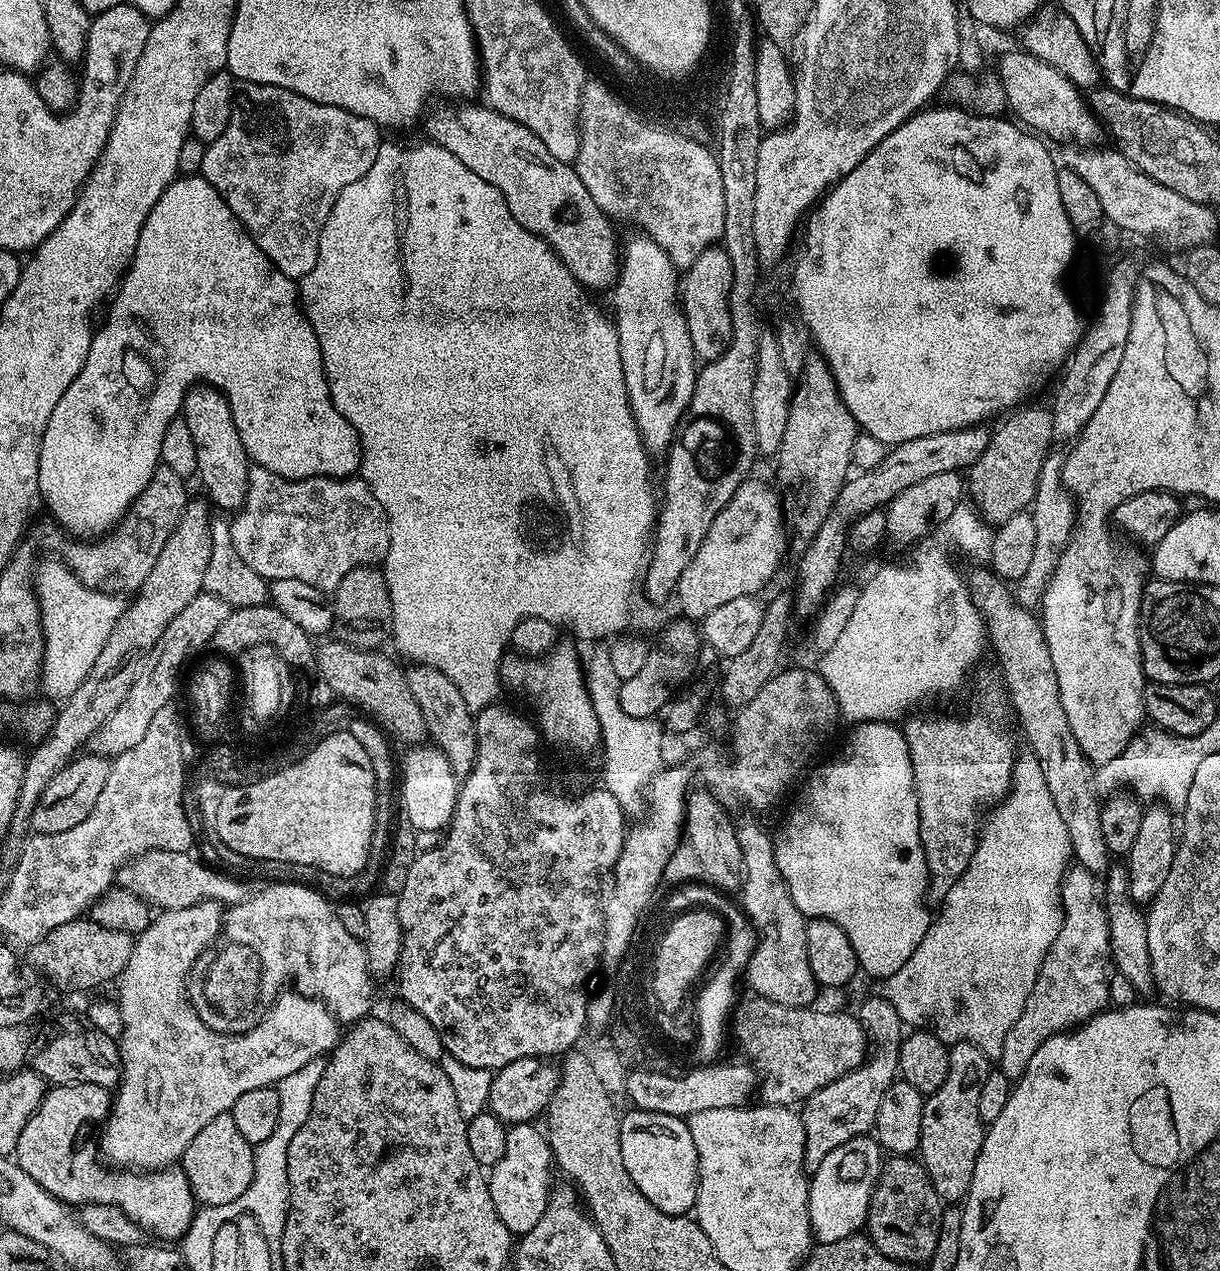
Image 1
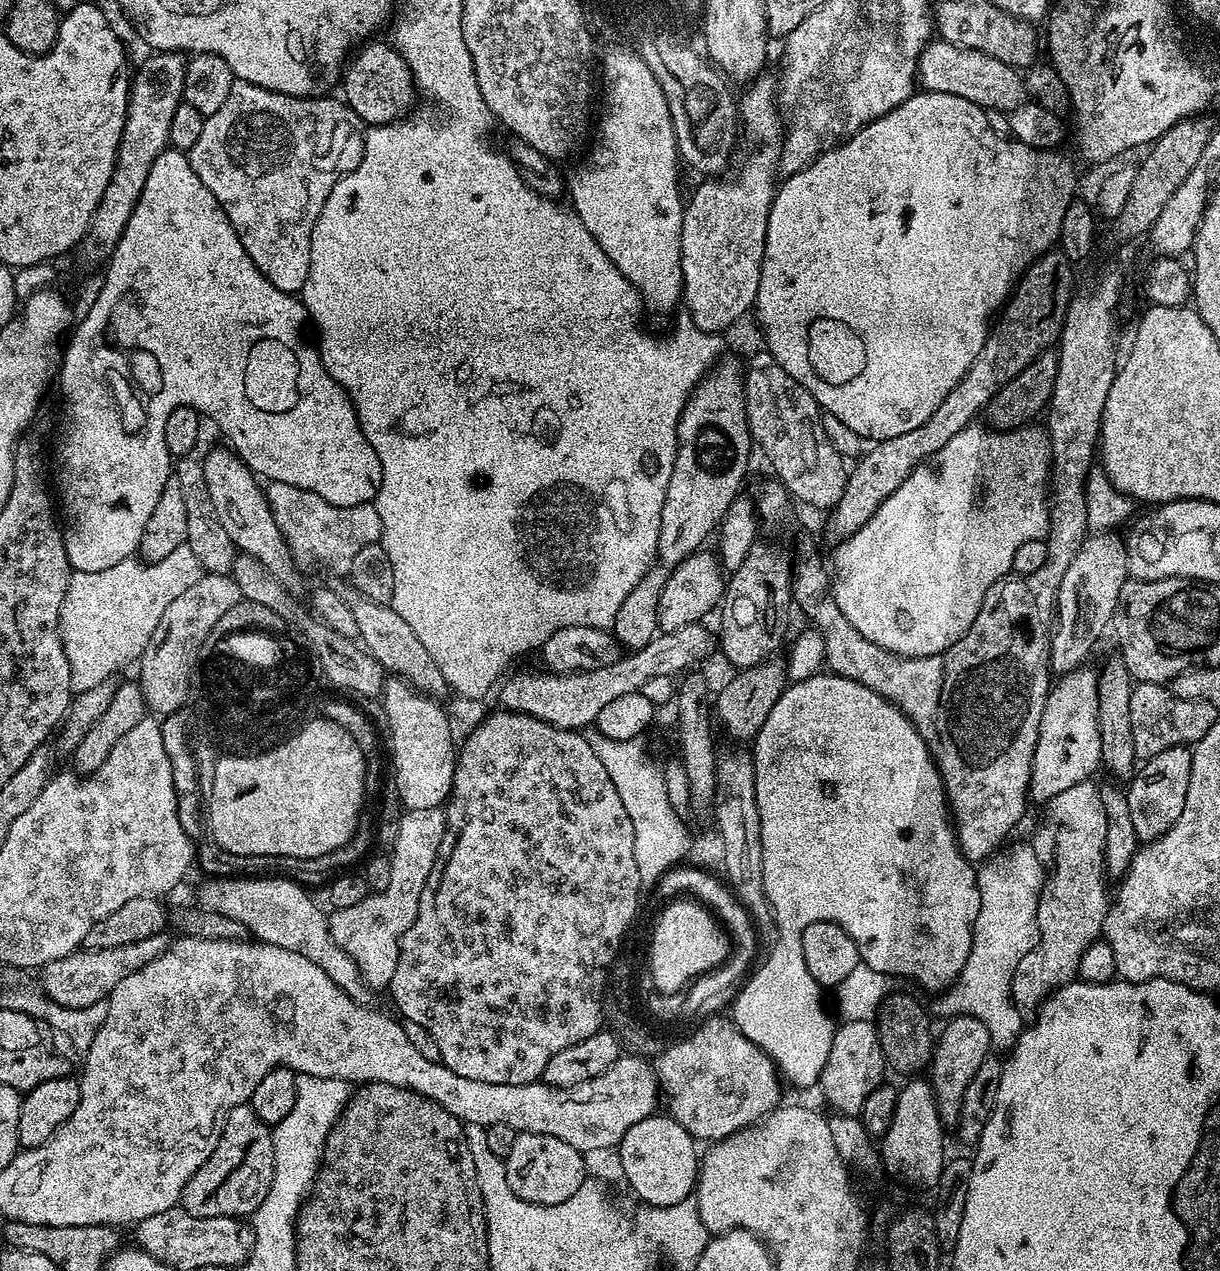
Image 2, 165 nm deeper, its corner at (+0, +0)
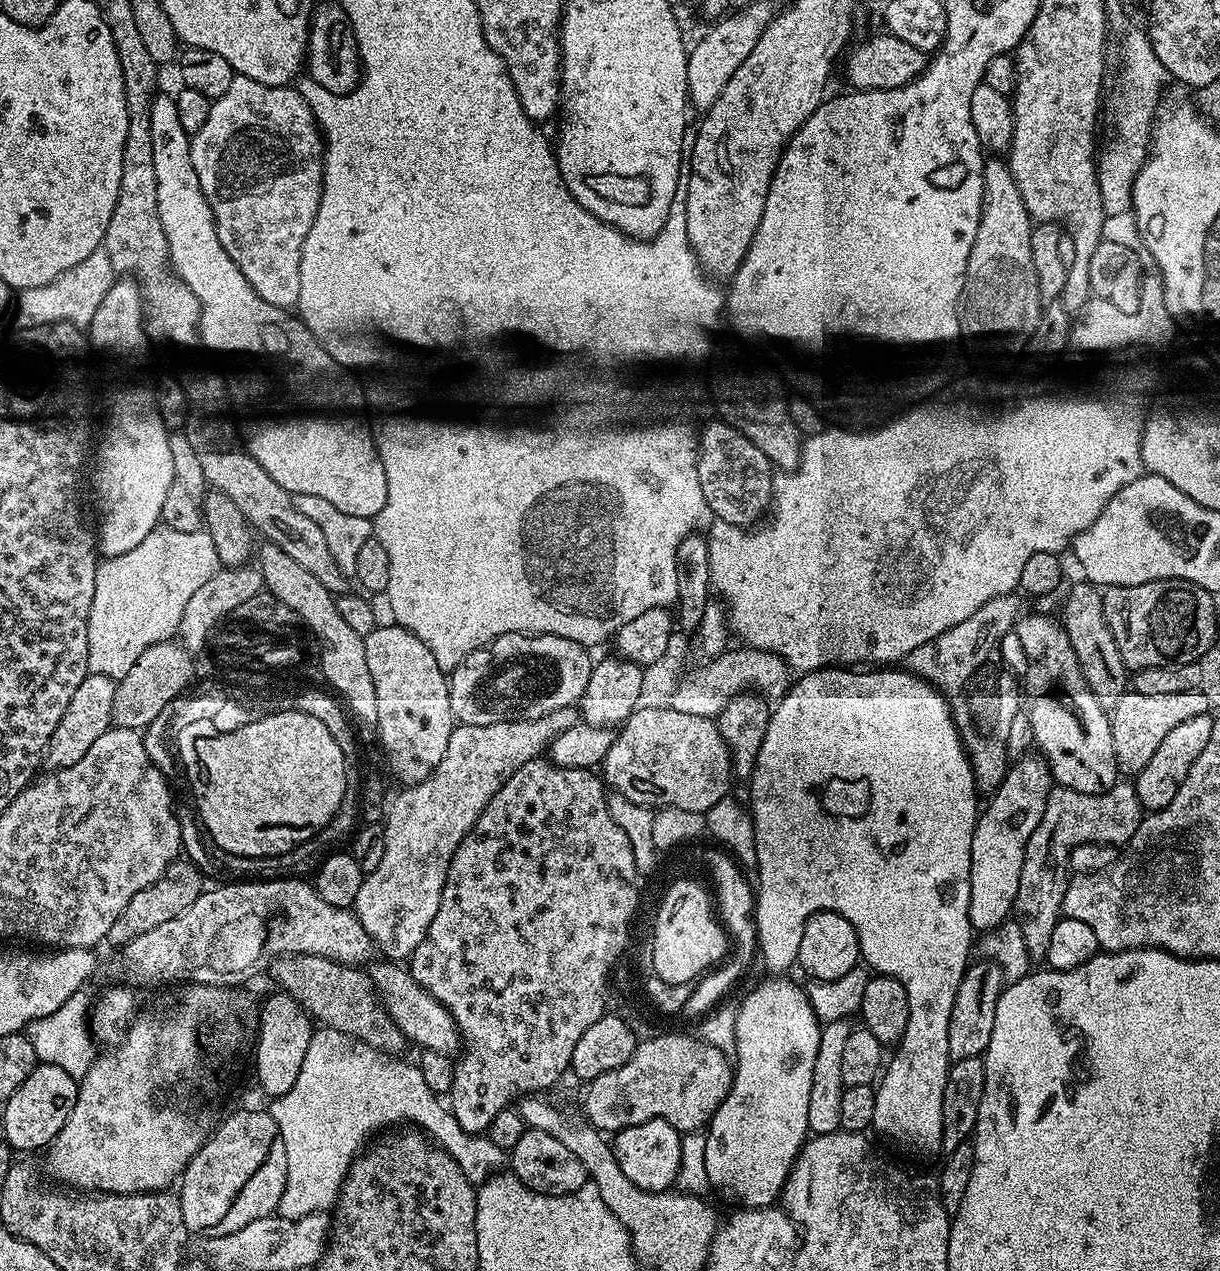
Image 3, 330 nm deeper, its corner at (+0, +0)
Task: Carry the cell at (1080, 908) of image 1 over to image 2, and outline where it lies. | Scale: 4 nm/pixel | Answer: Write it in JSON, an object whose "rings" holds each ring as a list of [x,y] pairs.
{"rings":[[[1083,780],[1047,801],[1043,805],[1044,821],[1030,837],[1034,854],[1040,856],[1044,866],[1044,884],[1040,887],[1036,911],[1038,939],[1030,954],[1026,954],[1014,970],[1013,997],[1029,996],[1039,1001],[1064,984],[1071,984],[1077,979],[1078,962],[1086,946],[1101,939],[1104,916],[1110,907],[1110,892],[1104,889],[1106,810],[1102,806],[1100,788],[1094,785],[1092,780]]]}

